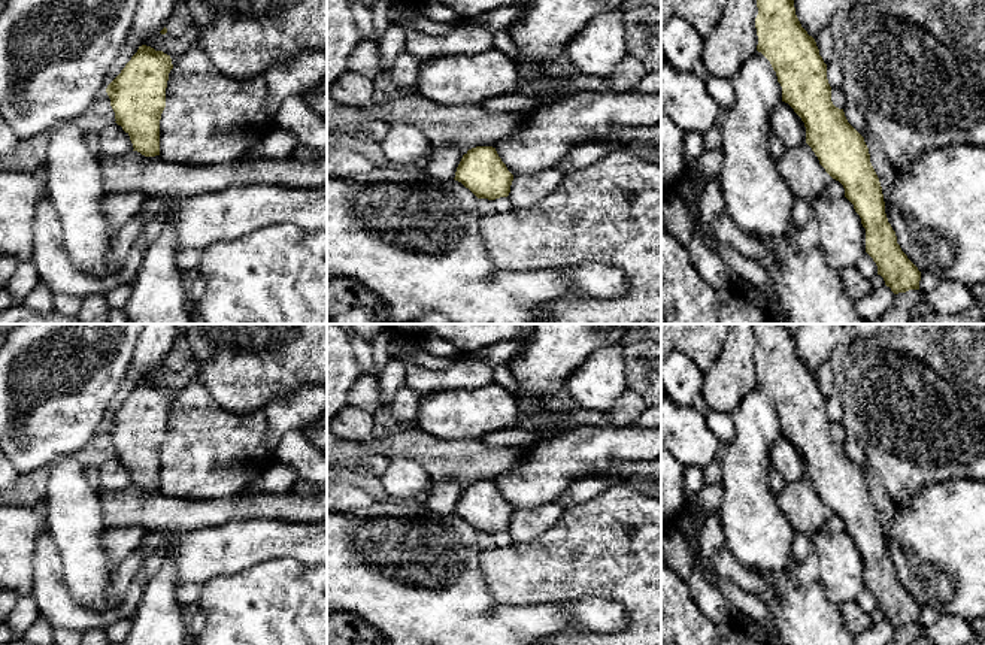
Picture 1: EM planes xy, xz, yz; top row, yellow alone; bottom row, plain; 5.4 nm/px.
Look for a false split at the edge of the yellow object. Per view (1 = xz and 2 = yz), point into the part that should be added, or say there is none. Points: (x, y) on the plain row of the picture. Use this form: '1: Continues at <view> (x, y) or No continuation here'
1: No continuation here
2: No continuation here

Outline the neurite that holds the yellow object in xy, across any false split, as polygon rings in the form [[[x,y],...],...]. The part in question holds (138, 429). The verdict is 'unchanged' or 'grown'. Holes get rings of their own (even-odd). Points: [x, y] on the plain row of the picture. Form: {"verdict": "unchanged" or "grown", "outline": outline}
{"verdict": "unchanged", "outline": [[[142,379],[106,423],[115,457],[130,470],[133,485],[145,491],[160,490],[160,454],[172,403],[170,390]]]}

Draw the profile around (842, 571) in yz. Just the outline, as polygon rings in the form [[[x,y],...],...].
[[[821,530],[812,539],[819,558],[819,581],[825,587],[828,602],[840,608],[857,600],[866,587],[866,563],[854,539],[846,532]]]

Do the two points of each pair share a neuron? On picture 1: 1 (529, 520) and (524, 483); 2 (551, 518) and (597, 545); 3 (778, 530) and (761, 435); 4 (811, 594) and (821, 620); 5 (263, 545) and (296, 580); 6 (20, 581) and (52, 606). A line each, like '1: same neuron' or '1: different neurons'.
1: different neurons
2: different neurons
3: same neuron
4: same neuron
5: different neurons
6: different neurons

